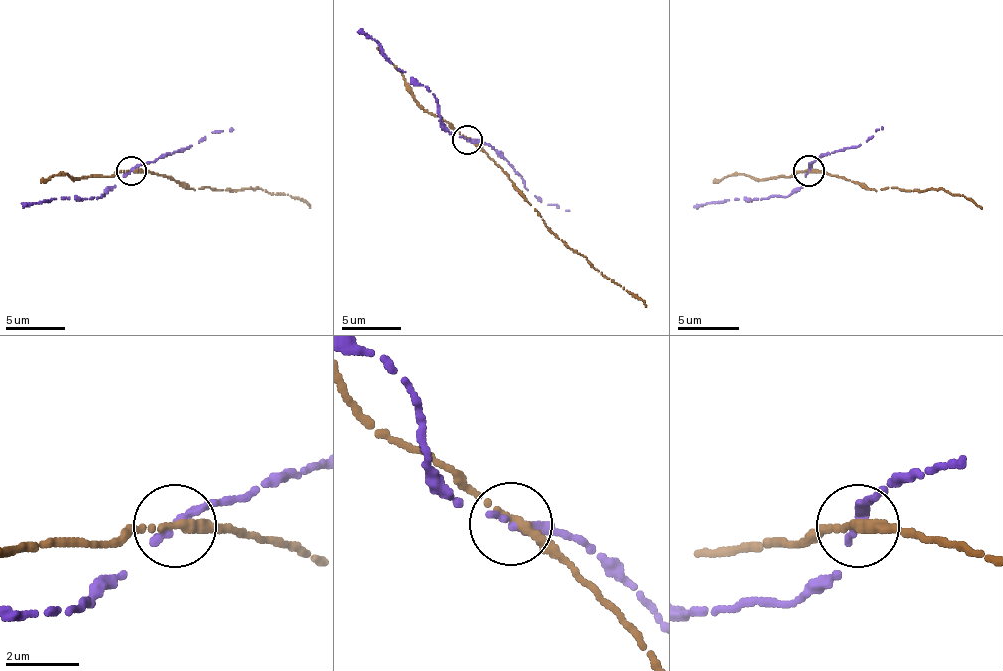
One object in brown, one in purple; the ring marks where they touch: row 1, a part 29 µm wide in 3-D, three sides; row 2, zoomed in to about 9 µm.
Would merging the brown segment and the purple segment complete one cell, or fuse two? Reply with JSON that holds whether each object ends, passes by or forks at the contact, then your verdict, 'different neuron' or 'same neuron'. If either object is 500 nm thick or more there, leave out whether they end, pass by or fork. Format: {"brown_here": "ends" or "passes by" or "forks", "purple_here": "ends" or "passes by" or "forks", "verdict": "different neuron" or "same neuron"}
{"brown_here": "passes by", "purple_here": "ends", "verdict": "same neuron"}

